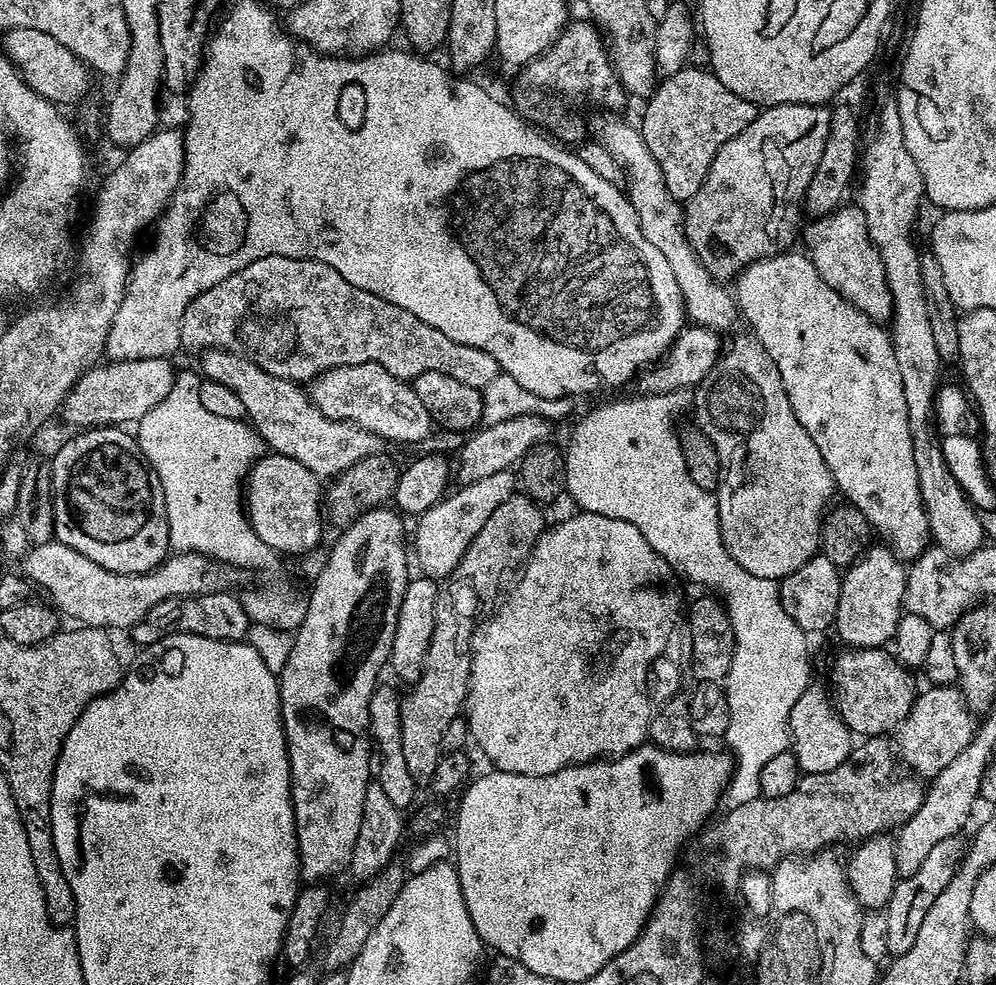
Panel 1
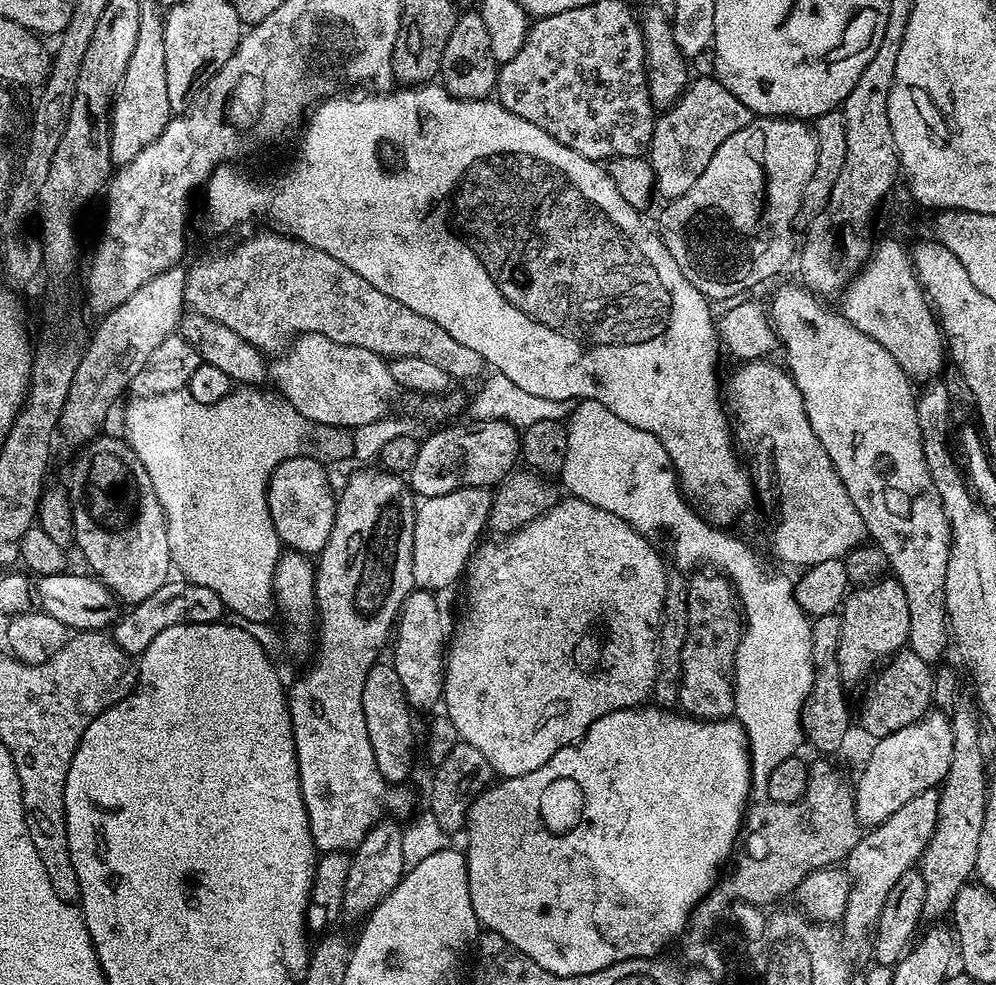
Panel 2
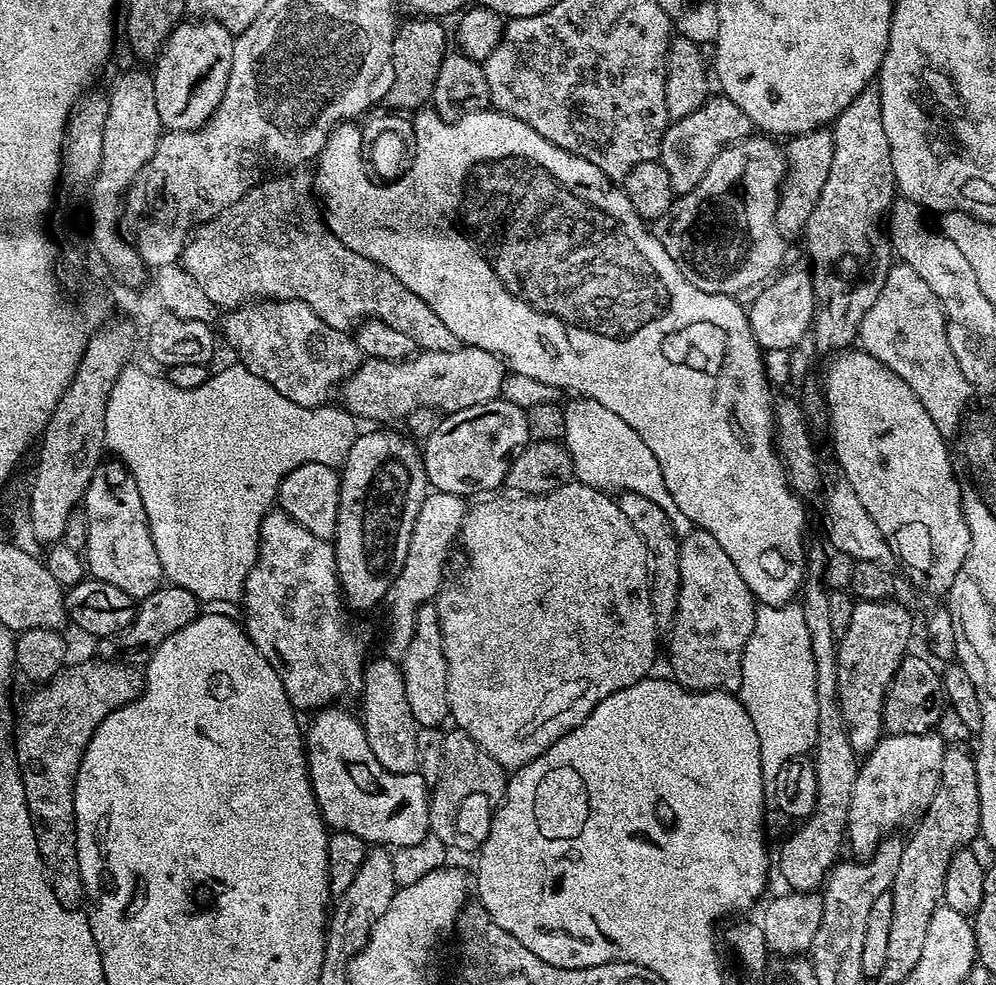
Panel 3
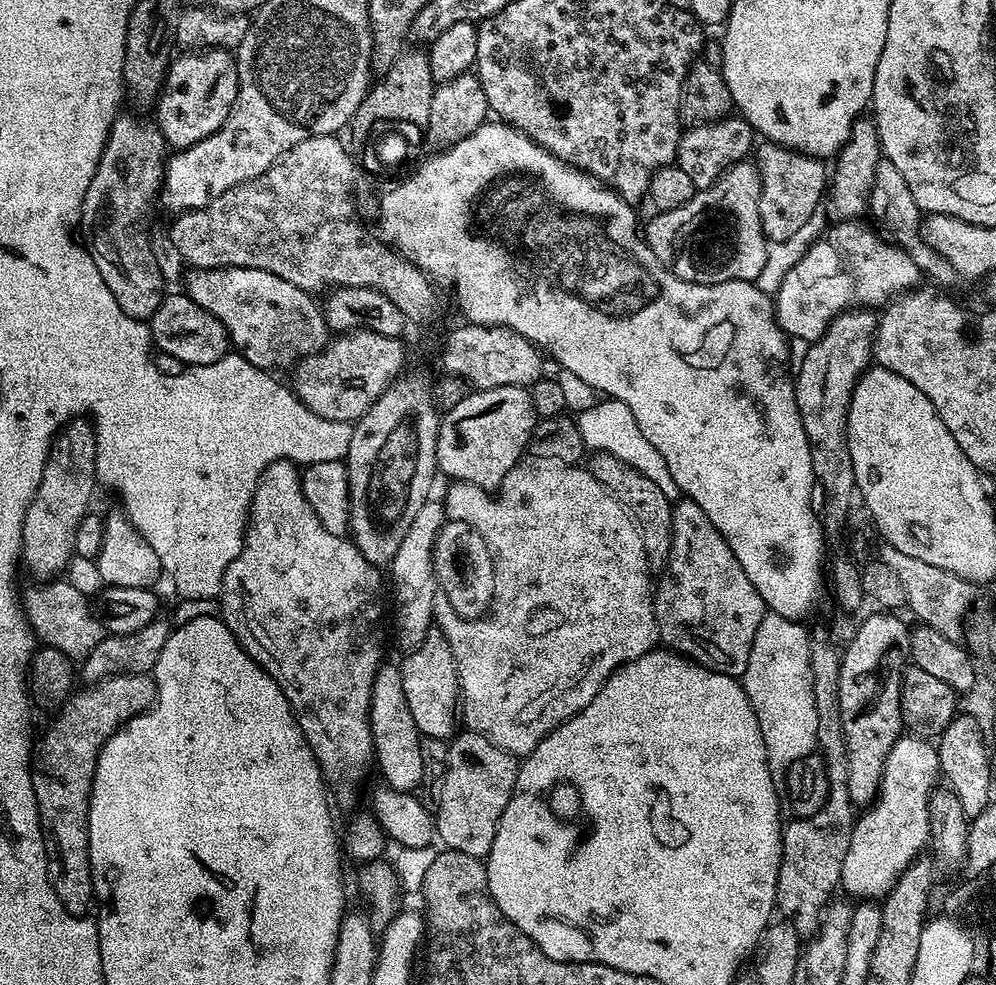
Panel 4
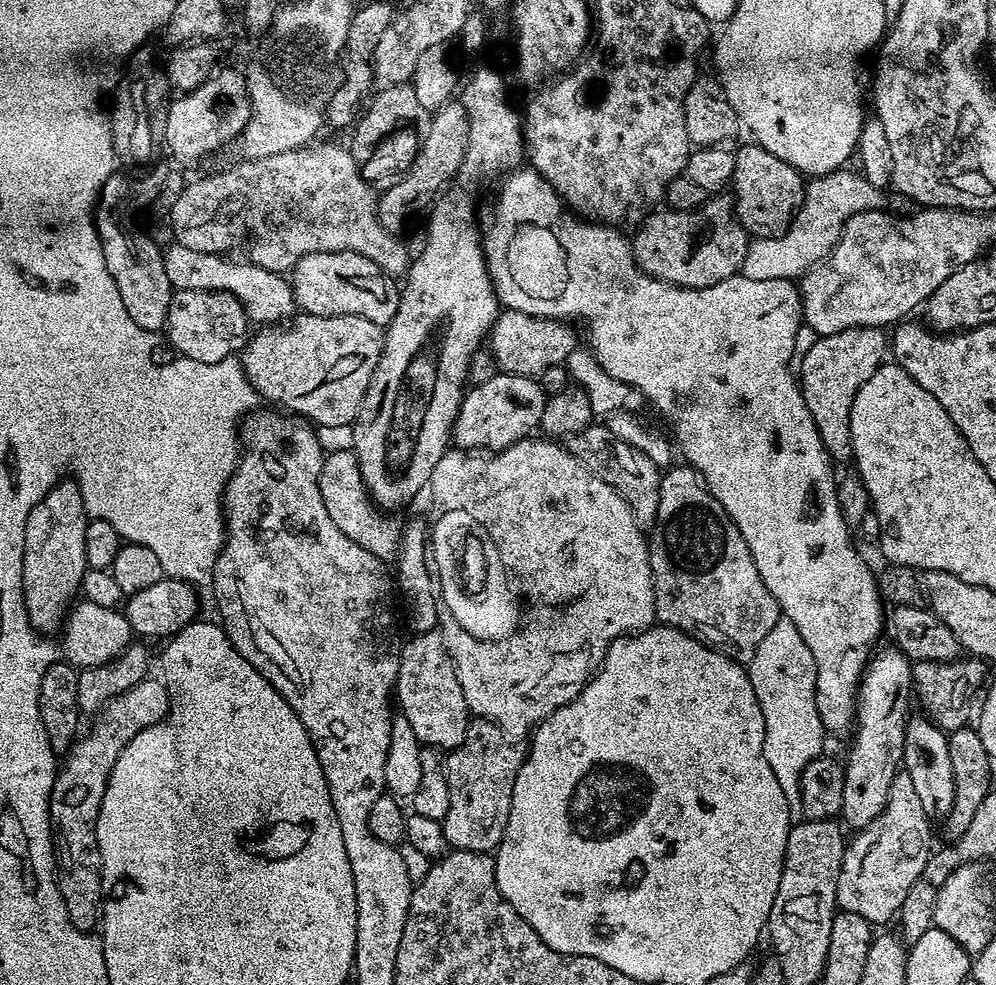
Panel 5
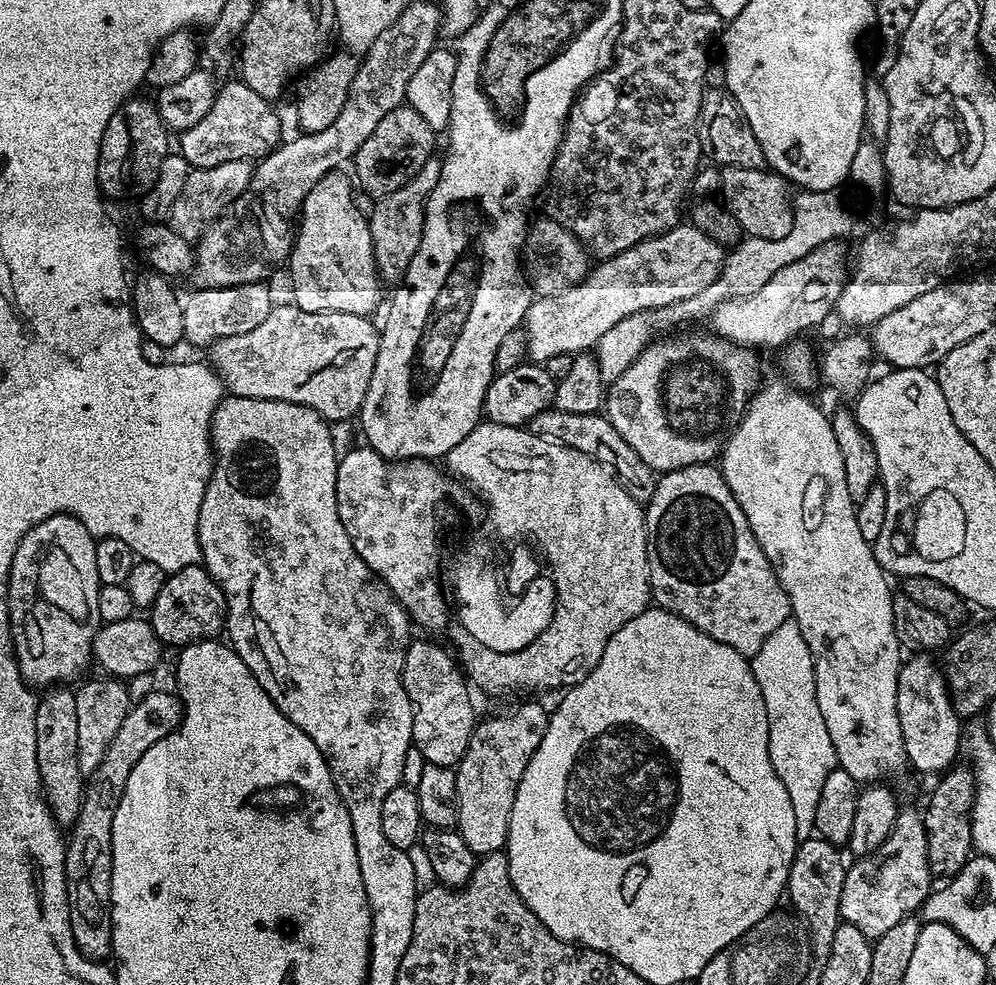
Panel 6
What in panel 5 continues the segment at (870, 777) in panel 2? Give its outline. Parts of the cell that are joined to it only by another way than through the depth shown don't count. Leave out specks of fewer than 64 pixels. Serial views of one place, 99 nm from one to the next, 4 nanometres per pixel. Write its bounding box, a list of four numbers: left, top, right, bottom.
[836,771,933,926]

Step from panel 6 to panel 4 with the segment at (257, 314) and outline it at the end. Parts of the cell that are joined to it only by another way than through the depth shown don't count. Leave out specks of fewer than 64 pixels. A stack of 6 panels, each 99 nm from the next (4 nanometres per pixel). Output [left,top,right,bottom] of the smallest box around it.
[150,294,230,366]

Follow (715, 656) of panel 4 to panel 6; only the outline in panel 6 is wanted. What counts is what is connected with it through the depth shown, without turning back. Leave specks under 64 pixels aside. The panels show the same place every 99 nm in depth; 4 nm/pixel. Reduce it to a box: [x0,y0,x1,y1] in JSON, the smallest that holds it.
[644,463,791,658]

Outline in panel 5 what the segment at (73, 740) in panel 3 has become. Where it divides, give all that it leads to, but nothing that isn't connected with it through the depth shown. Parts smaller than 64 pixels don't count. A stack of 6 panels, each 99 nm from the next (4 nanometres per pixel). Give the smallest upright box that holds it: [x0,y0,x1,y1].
[48,678,168,930]

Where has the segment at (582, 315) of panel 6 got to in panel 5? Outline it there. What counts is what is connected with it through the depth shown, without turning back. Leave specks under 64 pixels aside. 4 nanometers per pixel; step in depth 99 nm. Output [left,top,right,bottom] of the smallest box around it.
[490,194,750,378]

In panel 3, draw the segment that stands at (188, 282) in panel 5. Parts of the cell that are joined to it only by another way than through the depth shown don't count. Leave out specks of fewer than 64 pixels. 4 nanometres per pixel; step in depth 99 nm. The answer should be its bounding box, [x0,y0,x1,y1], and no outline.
[222,300,362,408]

